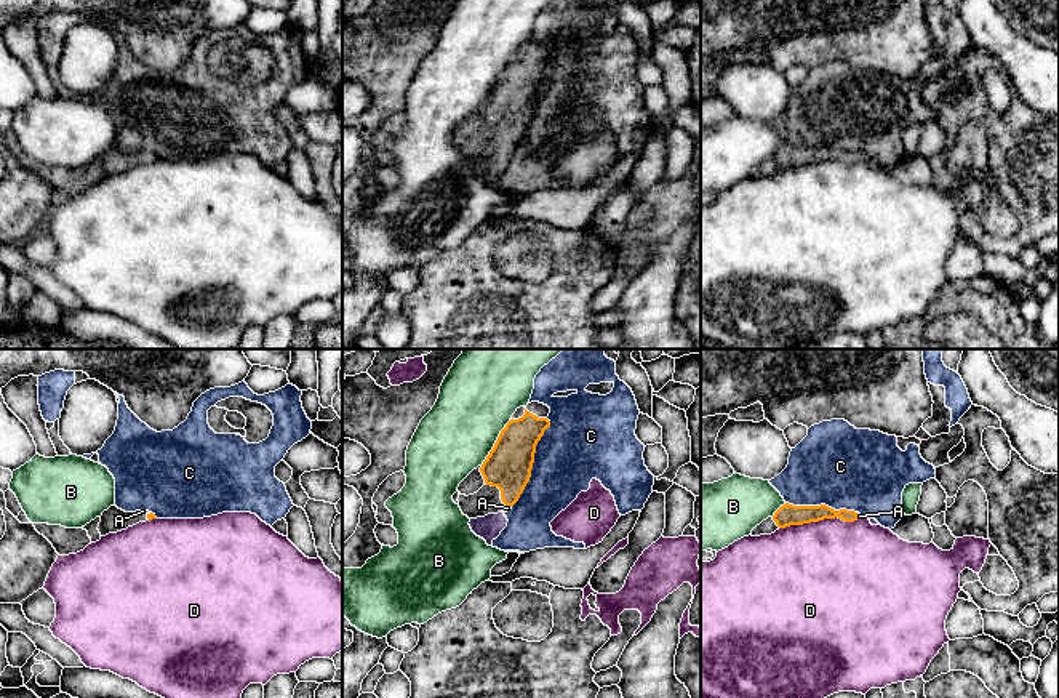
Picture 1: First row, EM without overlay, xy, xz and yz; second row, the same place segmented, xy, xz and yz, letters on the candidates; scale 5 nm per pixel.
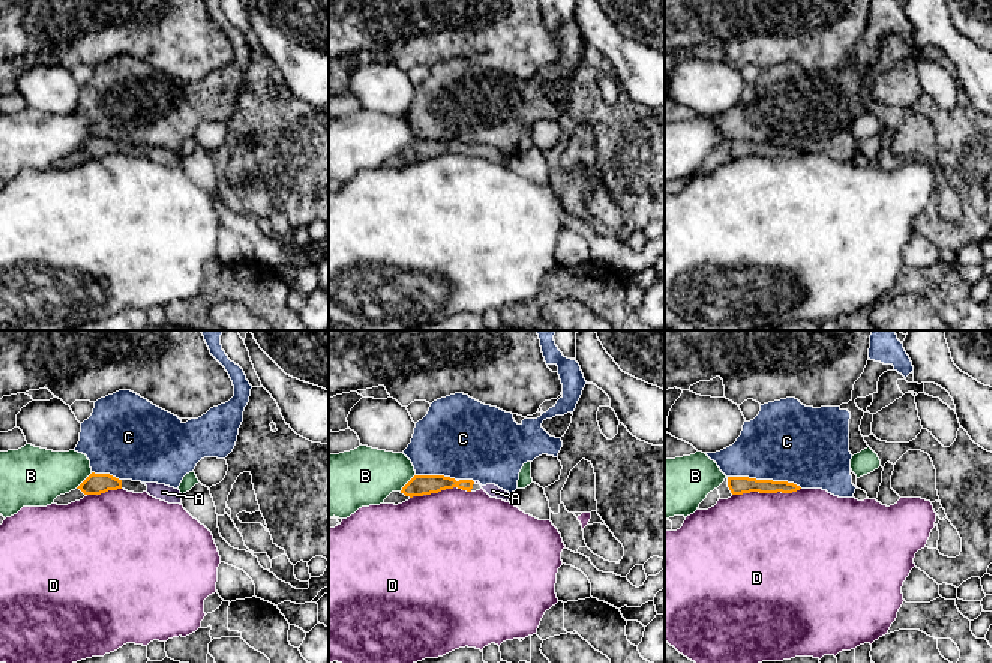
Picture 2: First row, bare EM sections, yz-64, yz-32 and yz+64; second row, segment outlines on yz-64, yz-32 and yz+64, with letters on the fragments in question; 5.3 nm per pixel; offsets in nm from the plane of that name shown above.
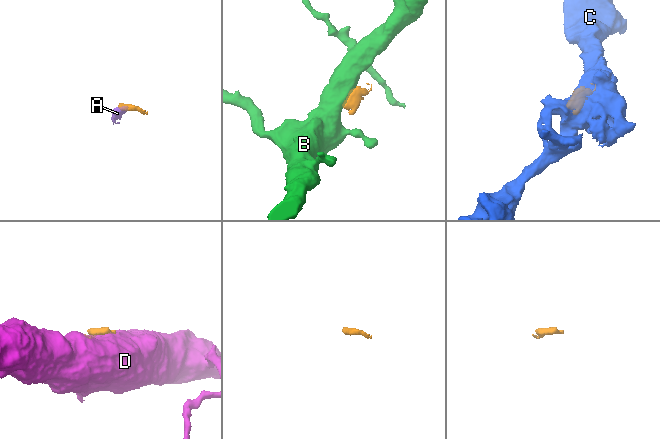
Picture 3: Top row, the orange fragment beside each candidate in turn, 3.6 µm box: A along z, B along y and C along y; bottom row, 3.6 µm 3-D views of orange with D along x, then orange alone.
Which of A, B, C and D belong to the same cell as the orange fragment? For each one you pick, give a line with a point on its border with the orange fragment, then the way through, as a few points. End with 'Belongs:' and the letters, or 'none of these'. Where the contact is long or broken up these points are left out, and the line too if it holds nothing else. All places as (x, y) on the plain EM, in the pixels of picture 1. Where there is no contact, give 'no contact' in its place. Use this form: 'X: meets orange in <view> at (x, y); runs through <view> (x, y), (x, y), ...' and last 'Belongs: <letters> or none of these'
A: meets orange in xz at (509, 146); runs through xz (507, 108), (509, 146), (507, 149)
Belongs: A

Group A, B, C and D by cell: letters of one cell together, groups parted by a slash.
A / B / C / D

